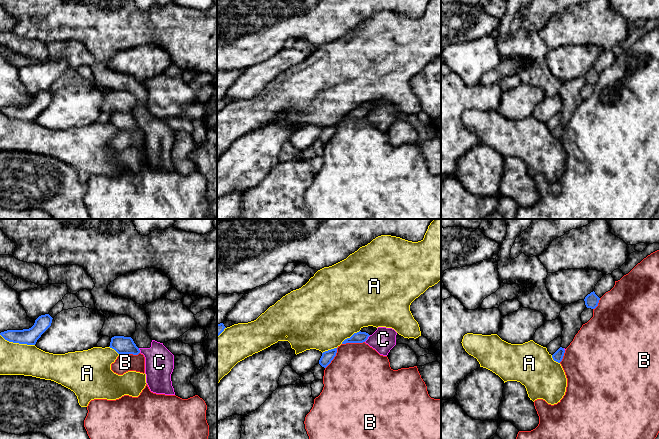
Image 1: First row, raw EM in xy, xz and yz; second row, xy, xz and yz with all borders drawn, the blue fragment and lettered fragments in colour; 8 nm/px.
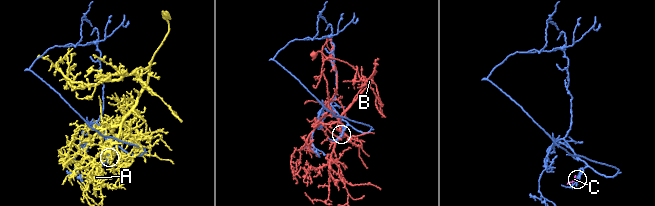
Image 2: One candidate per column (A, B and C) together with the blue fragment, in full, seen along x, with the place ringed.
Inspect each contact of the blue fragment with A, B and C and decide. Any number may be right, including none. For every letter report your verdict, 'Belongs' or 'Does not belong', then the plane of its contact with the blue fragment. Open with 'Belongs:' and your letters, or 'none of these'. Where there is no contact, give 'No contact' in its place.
Belongs: none of these
A: Does not belong. Touches blue in xy
B: Does not belong. Touches blue in xz
C: Does not belong. Touches blue in xz

